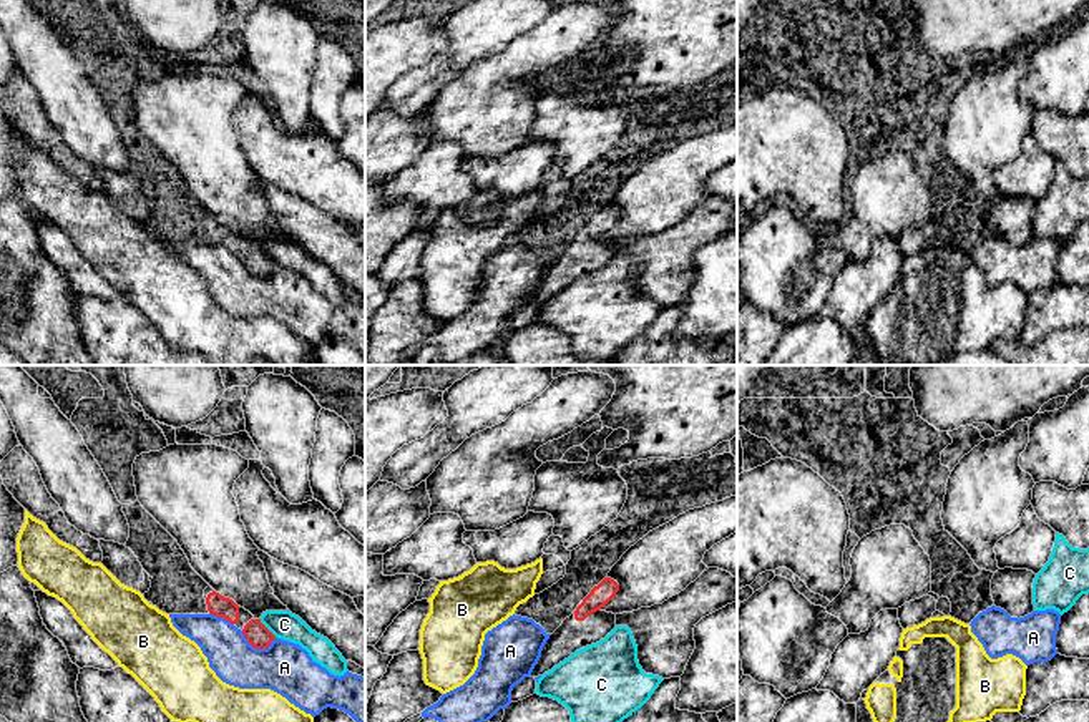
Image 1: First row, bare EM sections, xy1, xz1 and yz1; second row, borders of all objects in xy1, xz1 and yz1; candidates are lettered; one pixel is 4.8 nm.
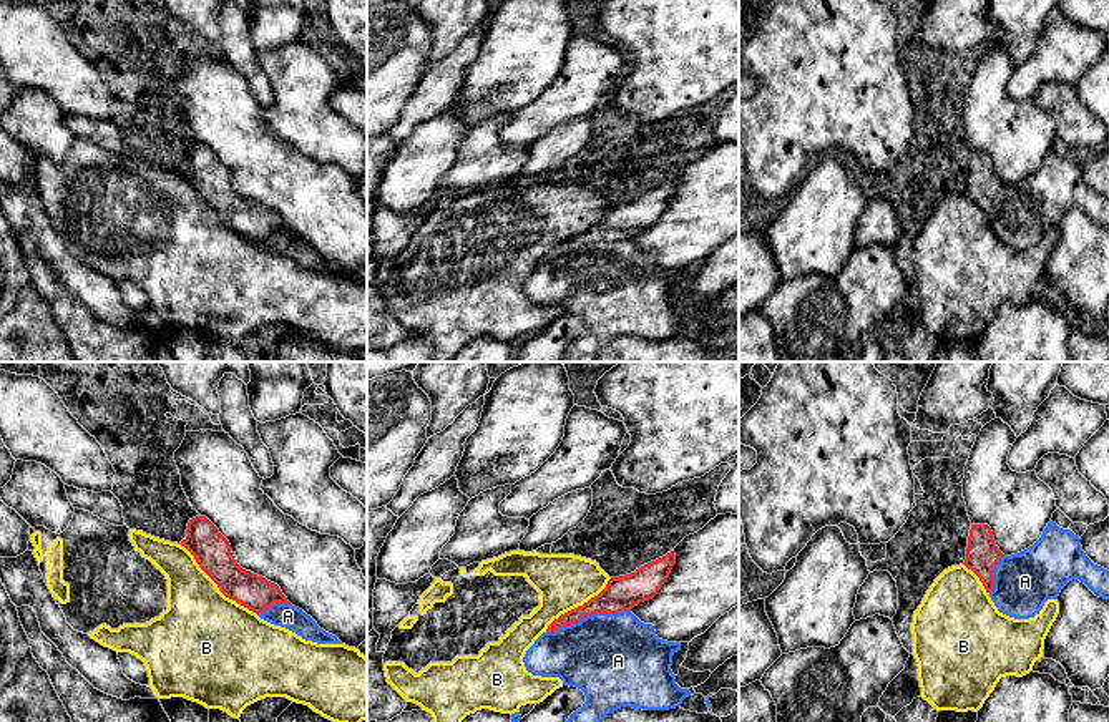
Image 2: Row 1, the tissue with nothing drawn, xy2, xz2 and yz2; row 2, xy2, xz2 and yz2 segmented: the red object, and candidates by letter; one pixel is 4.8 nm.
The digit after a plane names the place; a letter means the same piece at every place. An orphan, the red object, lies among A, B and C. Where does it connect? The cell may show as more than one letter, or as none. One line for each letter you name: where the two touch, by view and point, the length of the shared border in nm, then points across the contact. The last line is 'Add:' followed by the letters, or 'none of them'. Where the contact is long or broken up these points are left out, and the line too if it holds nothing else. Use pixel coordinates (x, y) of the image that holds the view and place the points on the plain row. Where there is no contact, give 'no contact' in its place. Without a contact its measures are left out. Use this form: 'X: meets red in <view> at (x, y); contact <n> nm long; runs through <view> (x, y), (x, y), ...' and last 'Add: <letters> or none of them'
Add: none of them

